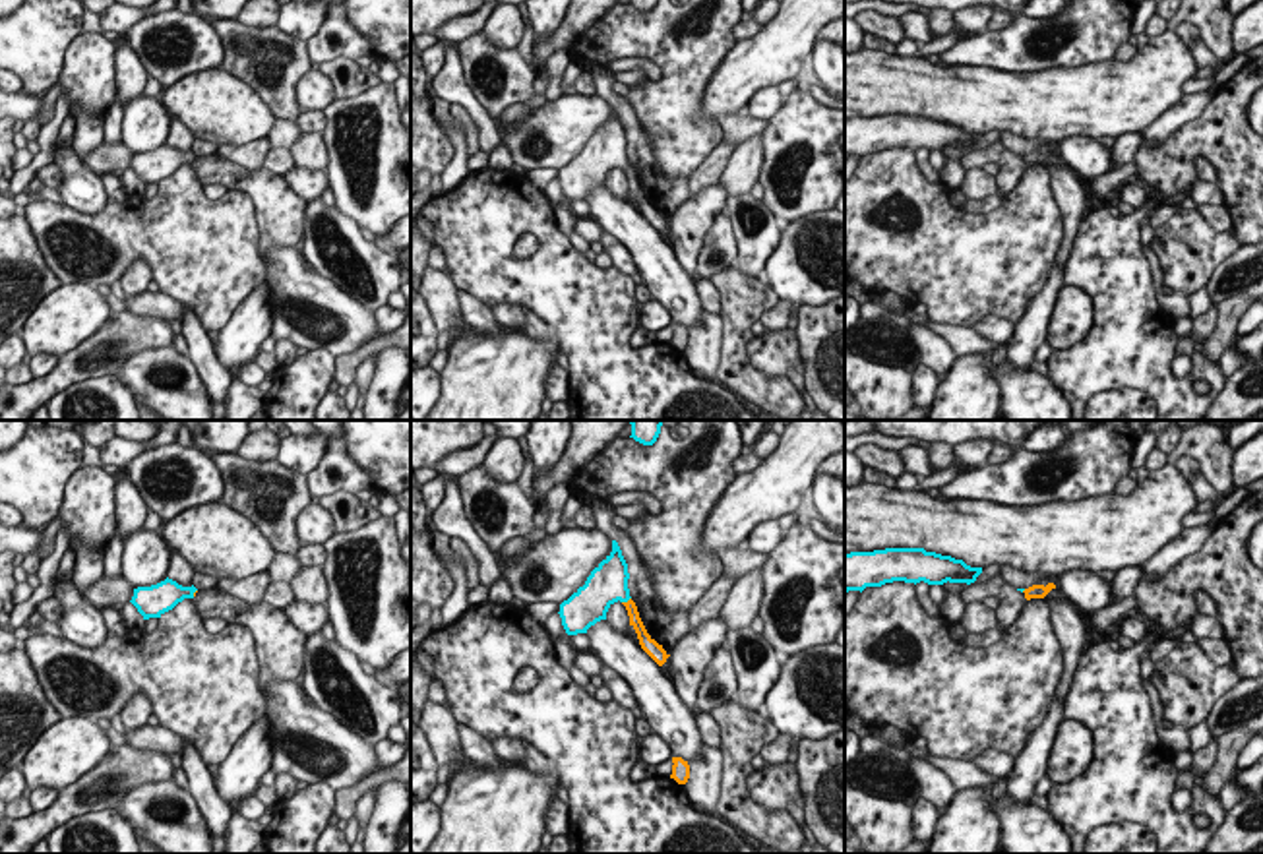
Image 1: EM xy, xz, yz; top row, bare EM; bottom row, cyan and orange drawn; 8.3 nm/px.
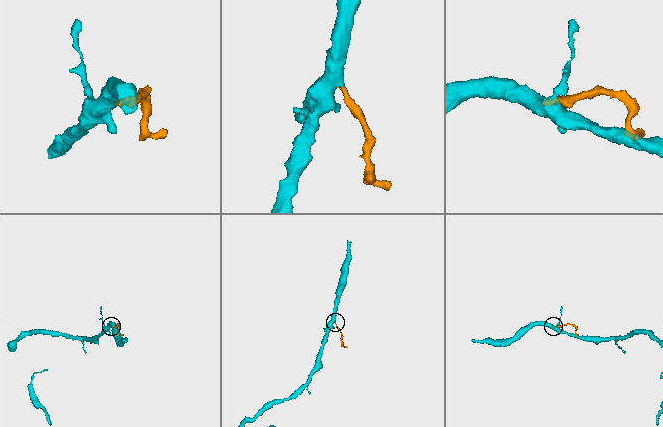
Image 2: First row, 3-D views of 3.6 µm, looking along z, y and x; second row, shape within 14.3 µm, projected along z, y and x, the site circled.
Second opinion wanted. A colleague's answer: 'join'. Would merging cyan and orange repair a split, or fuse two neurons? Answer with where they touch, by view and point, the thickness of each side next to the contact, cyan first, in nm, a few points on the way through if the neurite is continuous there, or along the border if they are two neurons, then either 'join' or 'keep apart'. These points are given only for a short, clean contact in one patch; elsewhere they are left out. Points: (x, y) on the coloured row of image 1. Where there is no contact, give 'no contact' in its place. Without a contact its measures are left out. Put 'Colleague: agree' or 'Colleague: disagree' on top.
Colleague: agree
meets cyan in xz at (626, 601); 320 nm thick on the cyan side, 100 nm on the other; runs through xz (607, 583), (626, 601), (632, 610); join

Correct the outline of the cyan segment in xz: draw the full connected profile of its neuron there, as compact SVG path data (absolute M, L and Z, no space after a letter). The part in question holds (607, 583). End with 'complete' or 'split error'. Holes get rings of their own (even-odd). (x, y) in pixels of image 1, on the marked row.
M616 540L612 552L591 571L585 585L560 604L562 625L568 635L587 633L591 625L606 620L614 602L622 602L635 629L641 649L662 666L670 656L645 629L628 589L628 564Z; split error

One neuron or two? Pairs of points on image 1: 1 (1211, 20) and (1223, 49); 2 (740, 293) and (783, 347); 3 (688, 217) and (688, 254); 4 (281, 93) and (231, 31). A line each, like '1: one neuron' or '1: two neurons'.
1: one neuron
2: two neurons
3: one neuron
4: one neuron

